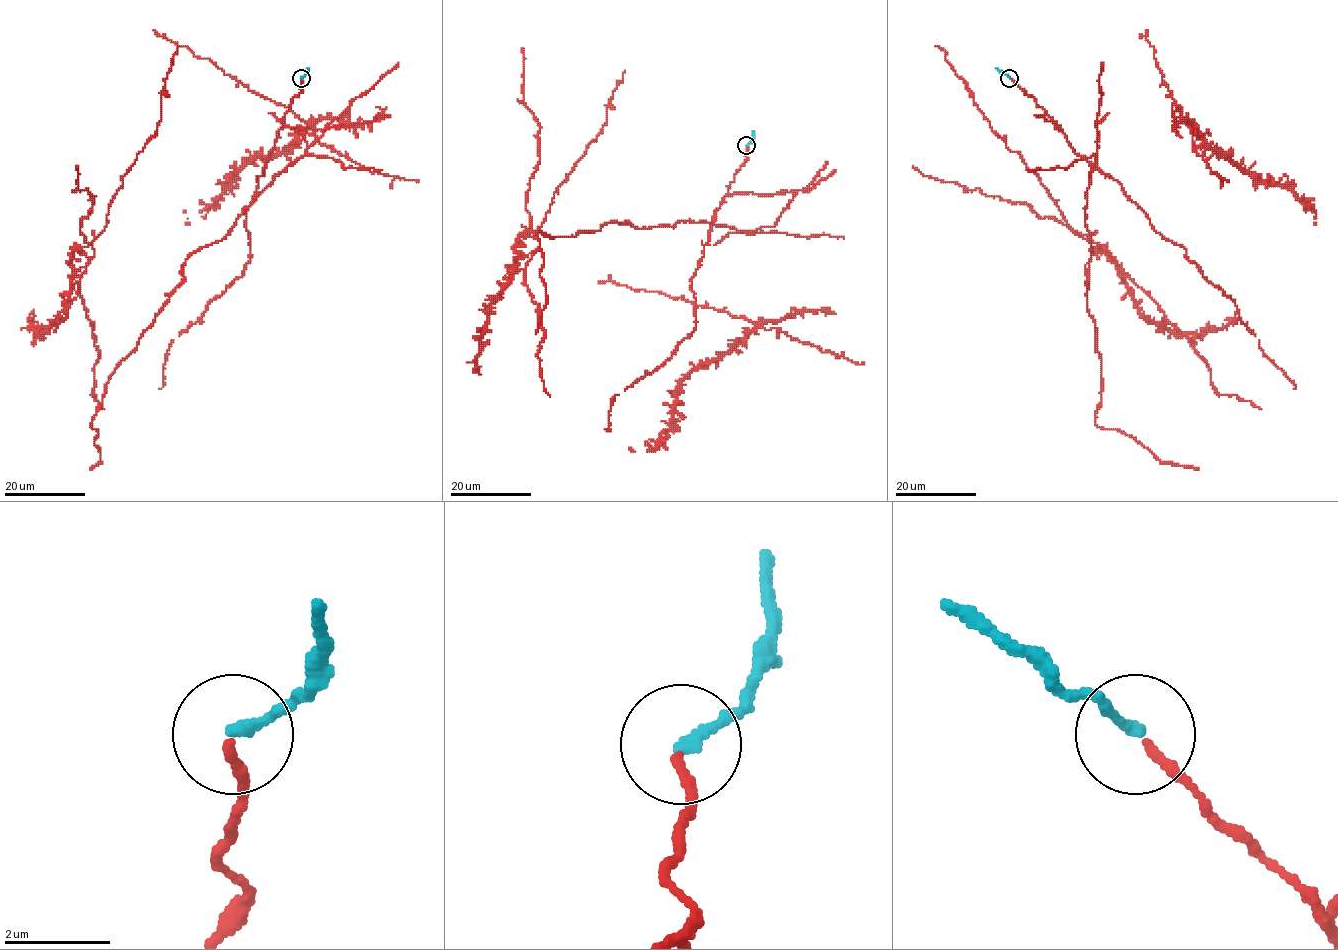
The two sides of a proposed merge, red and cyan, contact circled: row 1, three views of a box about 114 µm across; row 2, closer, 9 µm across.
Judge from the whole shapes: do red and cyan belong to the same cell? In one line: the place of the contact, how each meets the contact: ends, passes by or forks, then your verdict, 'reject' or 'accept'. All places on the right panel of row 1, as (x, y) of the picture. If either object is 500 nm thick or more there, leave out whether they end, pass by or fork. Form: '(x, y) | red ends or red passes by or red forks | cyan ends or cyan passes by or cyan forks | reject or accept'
(1009, 78) | red ends | cyan ends | accept

